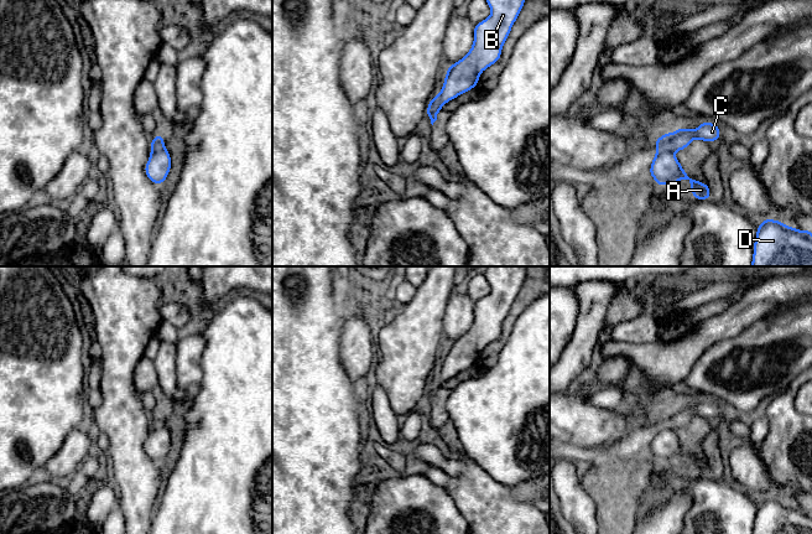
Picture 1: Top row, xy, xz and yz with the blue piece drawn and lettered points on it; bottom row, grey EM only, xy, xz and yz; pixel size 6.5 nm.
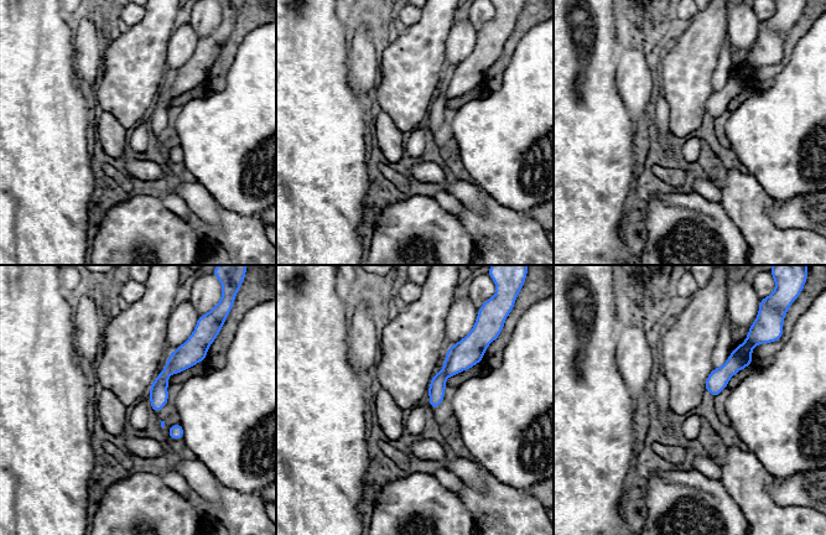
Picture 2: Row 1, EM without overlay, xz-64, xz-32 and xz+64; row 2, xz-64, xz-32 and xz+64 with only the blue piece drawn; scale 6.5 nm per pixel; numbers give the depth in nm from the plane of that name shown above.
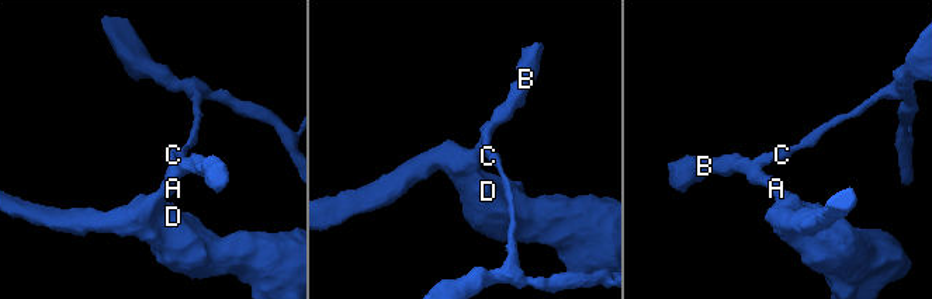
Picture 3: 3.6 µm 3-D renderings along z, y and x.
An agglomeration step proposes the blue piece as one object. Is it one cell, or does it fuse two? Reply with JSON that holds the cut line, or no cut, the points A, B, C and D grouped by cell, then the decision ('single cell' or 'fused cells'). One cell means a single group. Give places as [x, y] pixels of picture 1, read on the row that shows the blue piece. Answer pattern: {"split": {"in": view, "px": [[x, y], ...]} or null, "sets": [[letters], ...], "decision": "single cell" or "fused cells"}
{"split": {"in": "yz", "px": [[657, 149], [672, 153]]}, "sets": [["A", "B", "D"], ["C"]], "decision": "fused cells"}

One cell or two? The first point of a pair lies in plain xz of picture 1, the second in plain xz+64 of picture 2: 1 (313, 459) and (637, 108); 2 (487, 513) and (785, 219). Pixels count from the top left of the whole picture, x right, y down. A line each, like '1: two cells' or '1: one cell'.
1: two cells
2: two cells

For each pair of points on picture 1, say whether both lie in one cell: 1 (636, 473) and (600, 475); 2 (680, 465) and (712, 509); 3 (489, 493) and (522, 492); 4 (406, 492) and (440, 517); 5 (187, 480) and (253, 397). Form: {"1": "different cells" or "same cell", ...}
{"1": "same cell", "2": "different cells", "3": "different cells", "4": "same cell", "5": "same cell"}

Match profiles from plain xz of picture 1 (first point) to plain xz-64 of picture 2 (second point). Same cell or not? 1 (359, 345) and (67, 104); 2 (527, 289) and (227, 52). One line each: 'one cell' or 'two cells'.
1: two cells
2: one cell

